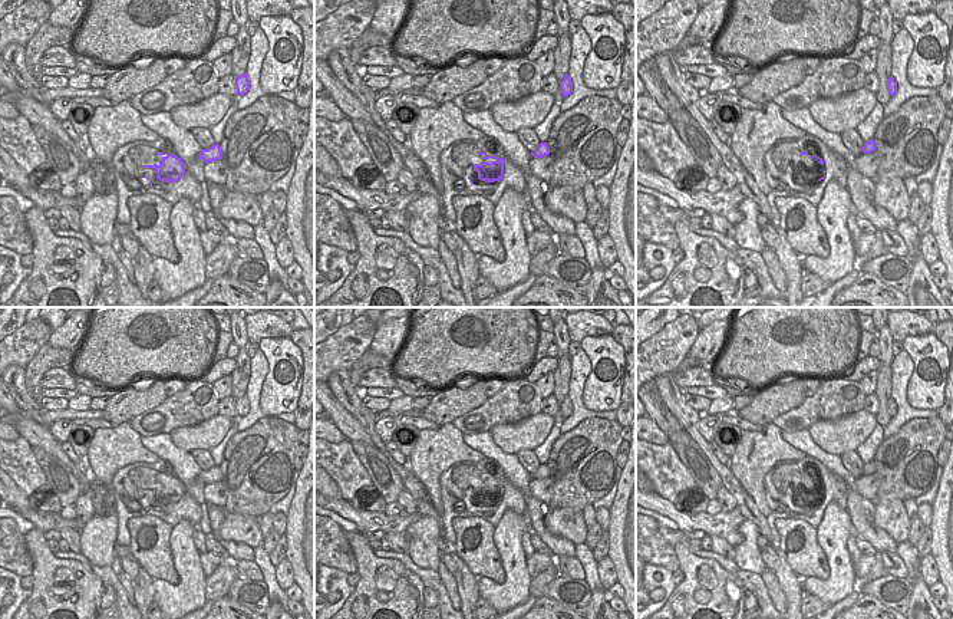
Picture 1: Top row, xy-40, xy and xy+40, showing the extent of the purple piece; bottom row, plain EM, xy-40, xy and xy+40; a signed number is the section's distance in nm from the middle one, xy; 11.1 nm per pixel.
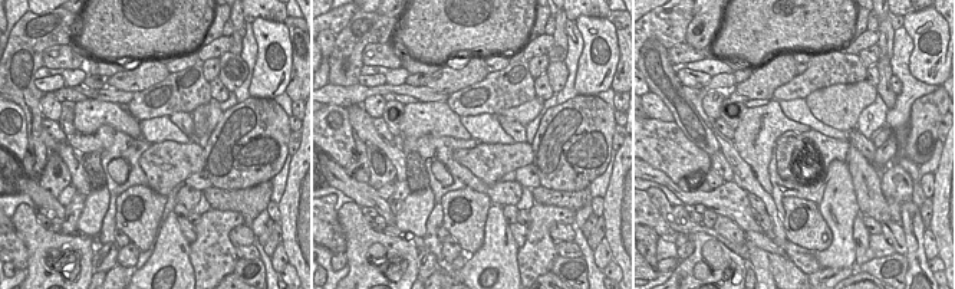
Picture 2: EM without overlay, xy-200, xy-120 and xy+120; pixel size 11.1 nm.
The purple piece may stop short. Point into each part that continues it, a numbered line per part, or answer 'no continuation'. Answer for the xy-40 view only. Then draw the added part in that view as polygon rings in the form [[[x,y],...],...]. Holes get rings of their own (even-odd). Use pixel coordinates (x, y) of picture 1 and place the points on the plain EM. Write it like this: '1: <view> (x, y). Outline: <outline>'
no continuation

